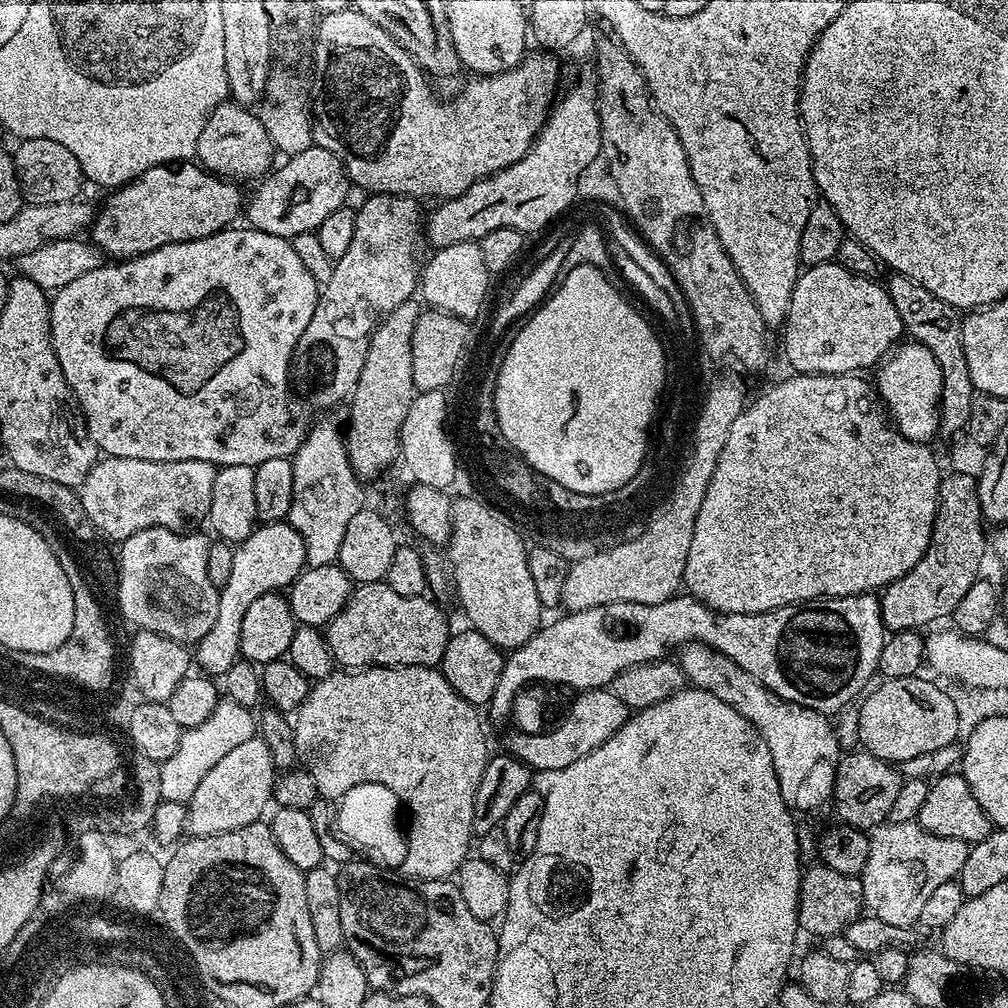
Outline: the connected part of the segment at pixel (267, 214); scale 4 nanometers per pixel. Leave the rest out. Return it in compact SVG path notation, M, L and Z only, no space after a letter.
M313 146L288 156L285 161L280 169L269 171L255 185L252 197L246 200L246 216L248 212L247 223L260 232L291 240L298 234L315 232L329 214L345 207L350 181L342 162L330 150Z

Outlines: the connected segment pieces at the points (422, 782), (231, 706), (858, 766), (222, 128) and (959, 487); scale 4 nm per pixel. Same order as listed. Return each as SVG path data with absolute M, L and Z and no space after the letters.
M401 664L399 666L362 668L356 671L336 670L331 676L315 681L309 687L308 697L294 713L296 755L302 761L304 771L310 774L310 778L314 778L314 786L323 799L336 802L352 786L357 786L359 783L381 783L388 786L401 800L407 815L412 815L412 828L410 826L407 829L408 853L402 867L403 875L414 880L447 880L455 877L464 861L469 859L468 847L471 844L473 847L474 844L472 831L474 802L478 794L478 786L482 782L482 770L486 770L490 759L488 740L484 737L484 724L476 712L479 712L477 705L466 702L466 698L459 696L450 686L450 682L446 682L439 667L427 668L417 664Z
M221 699L201 725L181 731L178 750L160 764L161 801L183 804L191 800L194 790L198 790L198 782L206 778L210 766L214 766L214 762L220 761L225 754L230 754L234 746L242 746L242 742L253 739L257 732L257 717L249 709L238 706L238 702L233 700Z
M848 750L841 755L836 767L831 803L836 804L836 812L843 823L852 828L871 830L887 821L890 806L894 806L898 798L901 783L902 772L899 767L869 752Z
M225 102L208 116L206 126L202 126L202 134L198 134L195 155L205 172L212 172L215 176L223 176L233 182L255 181L273 167L272 139L268 136L263 119L252 112L255 111L249 110L245 105Z
M952 472L940 481L940 501L934 530L926 554L910 571L879 593L880 613L889 633L924 630L935 620L951 617L954 606L966 595L966 590L981 579L980 567L986 552L986 521L976 489L977 477Z

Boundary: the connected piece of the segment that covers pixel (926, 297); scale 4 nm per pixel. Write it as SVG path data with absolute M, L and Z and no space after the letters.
M891 273L886 280L886 287L894 302L894 308L902 318L905 333L918 344L926 346L942 370L942 394L940 395L941 437L946 438L960 433L967 427L970 416L970 405L976 395L970 372L966 365L966 354L961 340L961 317L957 309L942 302L925 287L918 286L912 279L900 273Z

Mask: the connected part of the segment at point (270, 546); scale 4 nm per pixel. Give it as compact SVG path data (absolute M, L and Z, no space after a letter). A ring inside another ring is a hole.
M275 520L273 524L261 523L246 539L235 545L230 582L219 589L218 618L214 618L214 626L210 626L210 630L206 630L204 637L194 646L194 660L200 663L201 673L220 678L226 670L230 670L232 663L240 656L240 631L246 610L250 610L250 605L262 598L262 594L280 592L292 585L304 571L306 558L302 534L292 524L282 520Z

